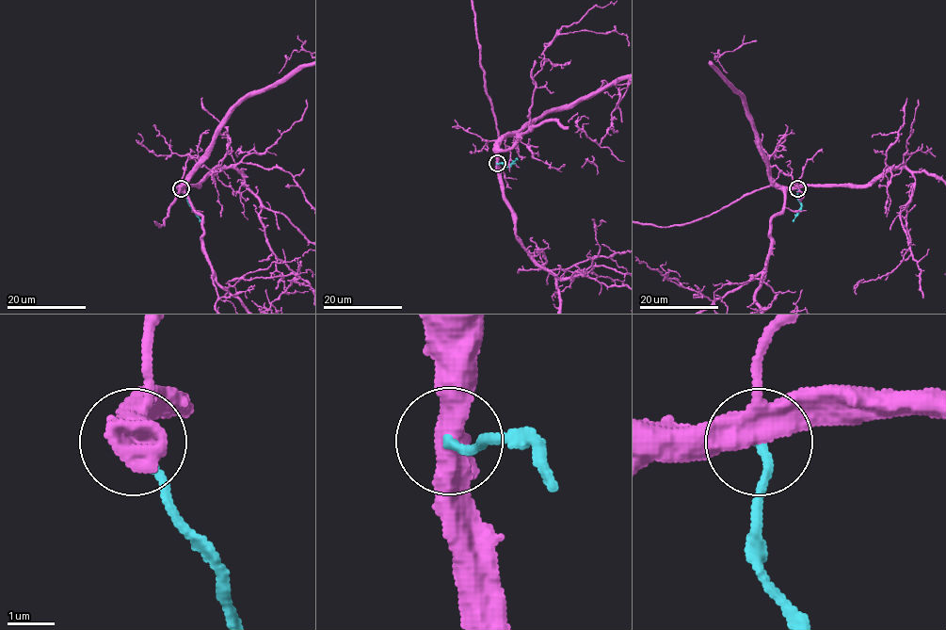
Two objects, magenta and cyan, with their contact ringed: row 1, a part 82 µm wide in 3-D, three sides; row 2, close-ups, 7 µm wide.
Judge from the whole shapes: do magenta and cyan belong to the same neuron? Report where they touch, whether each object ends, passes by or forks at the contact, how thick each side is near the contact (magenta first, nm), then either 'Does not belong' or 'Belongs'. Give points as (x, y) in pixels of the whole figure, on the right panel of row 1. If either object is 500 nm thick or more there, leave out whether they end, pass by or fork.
Place: (797, 188). At the ring magenta forks. At the ring cyan ends. Thickness 440 nm (magenta) against 170 nm. Does not belong

